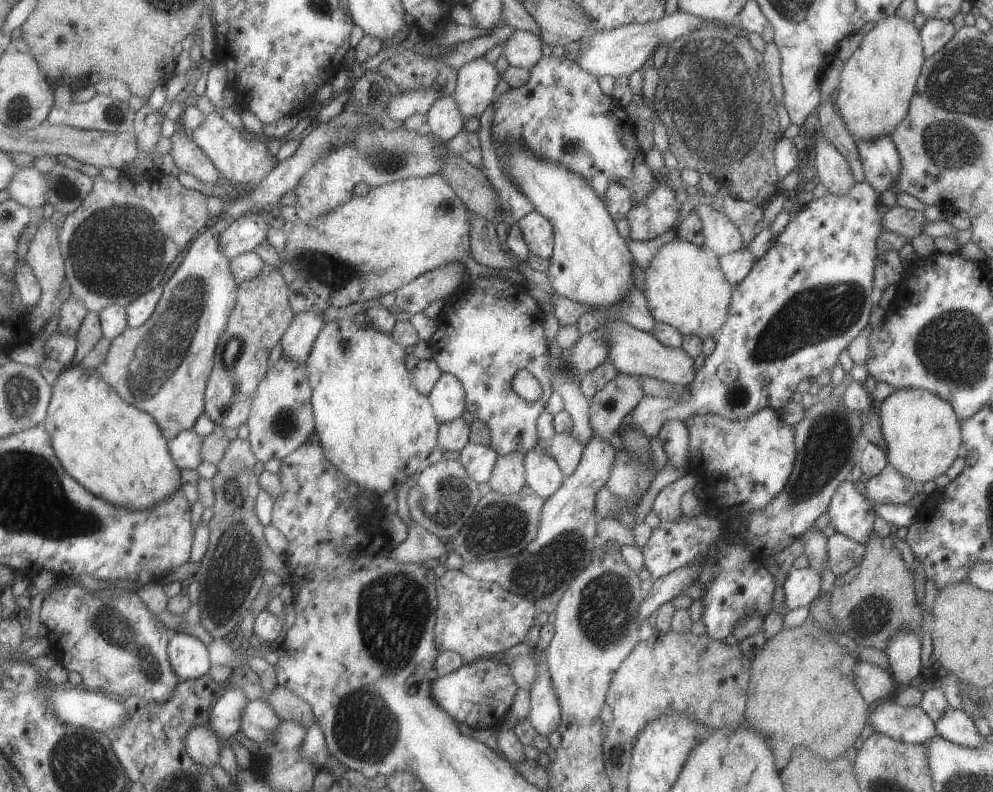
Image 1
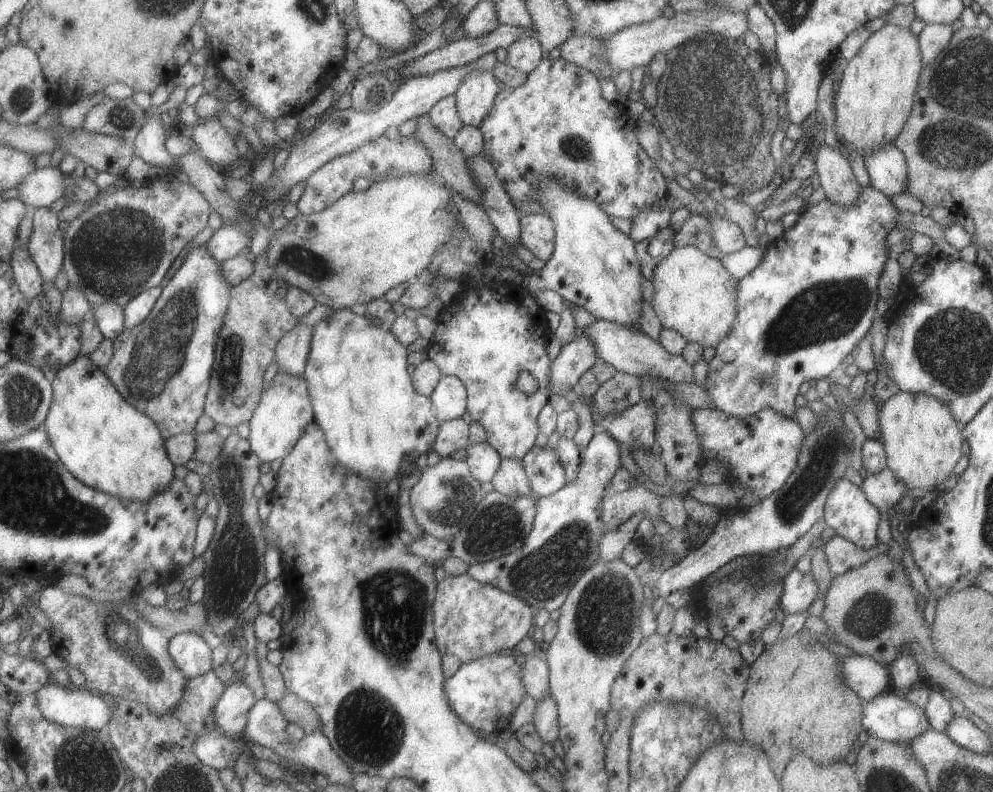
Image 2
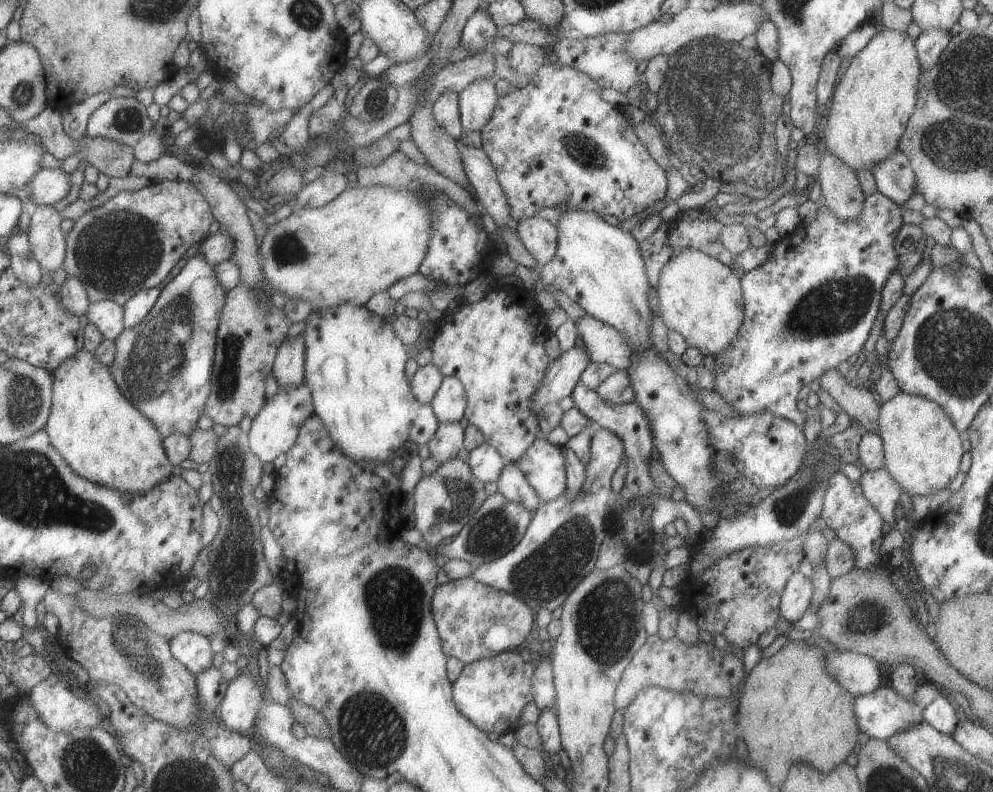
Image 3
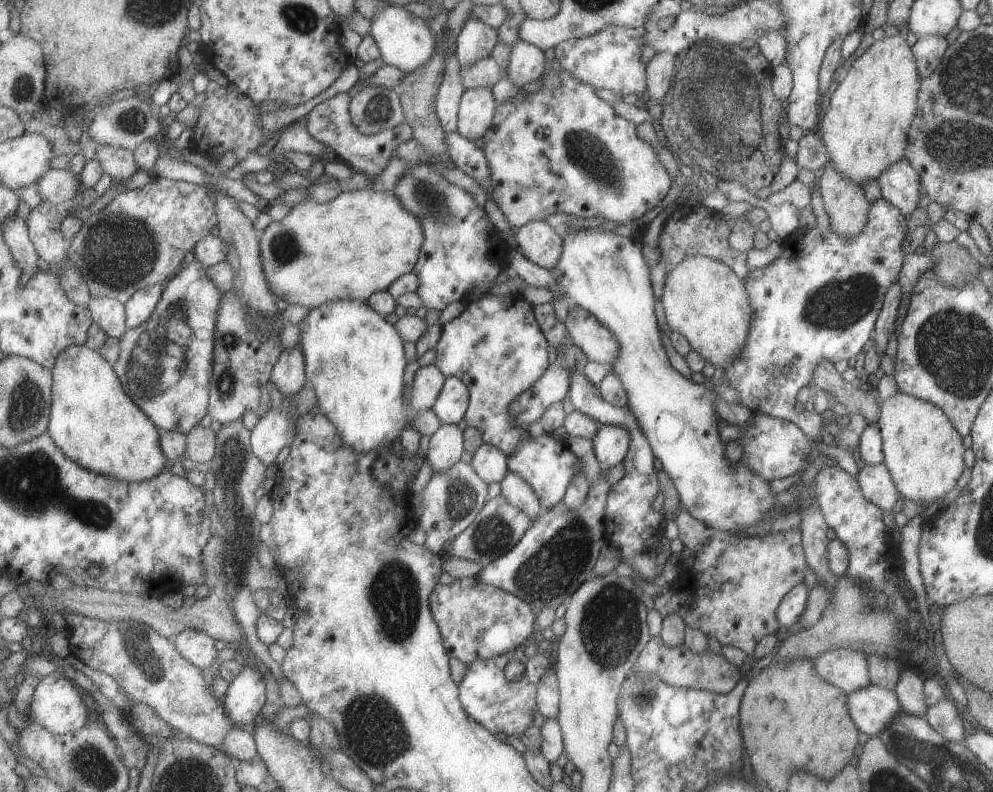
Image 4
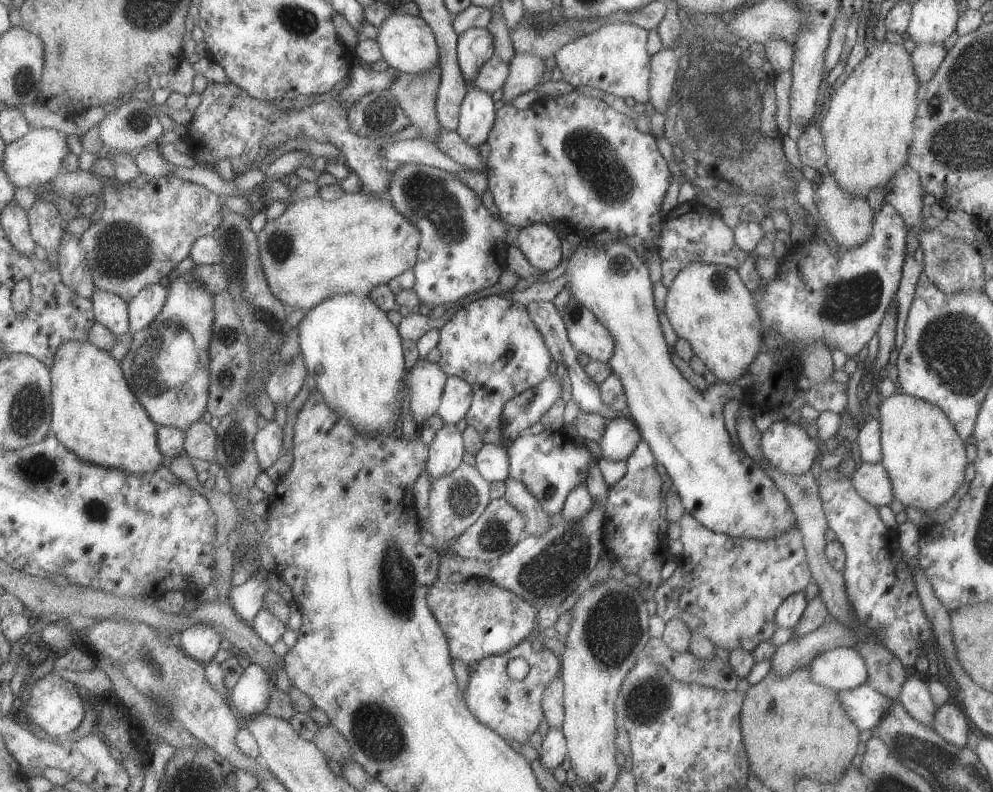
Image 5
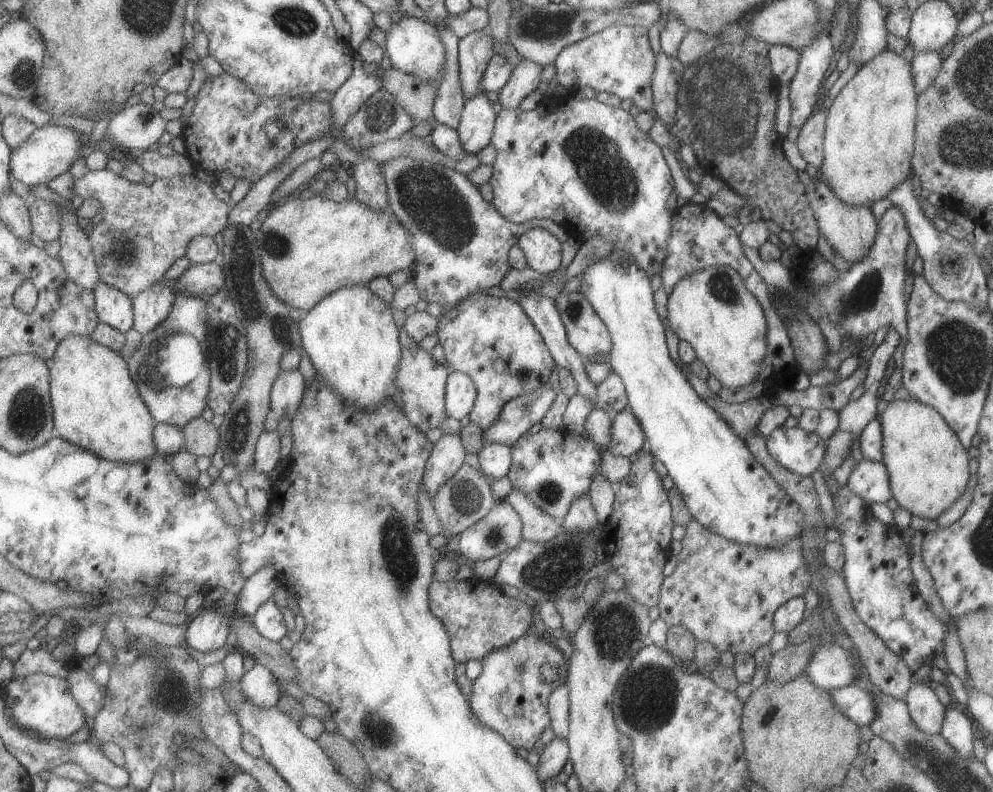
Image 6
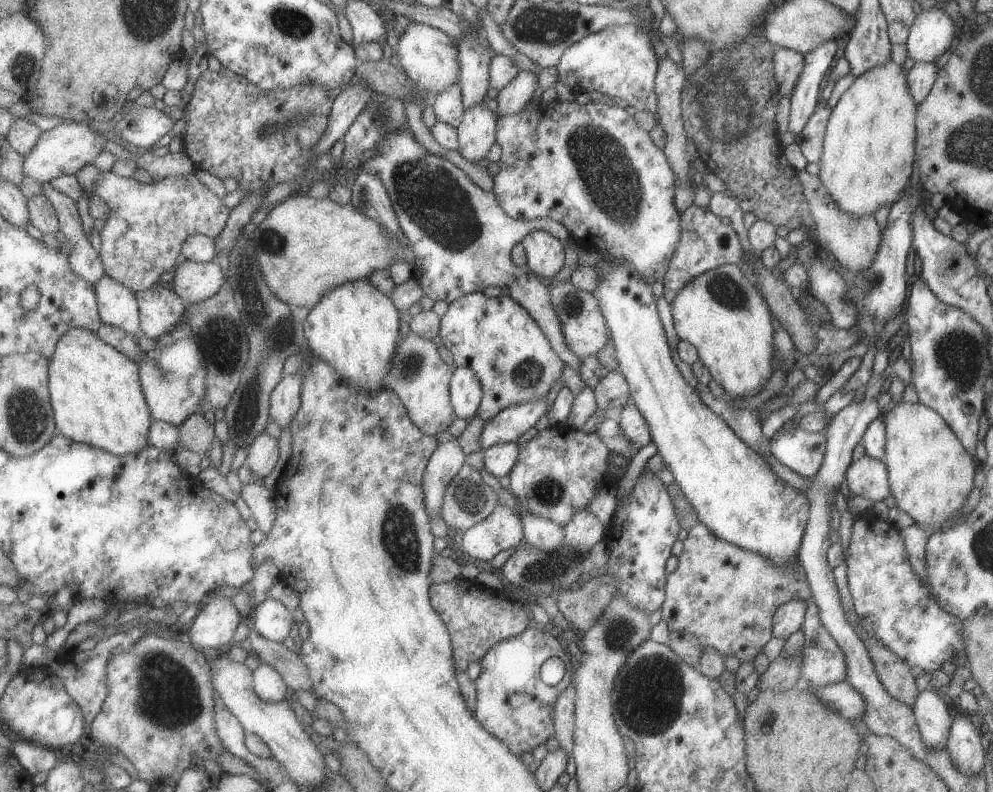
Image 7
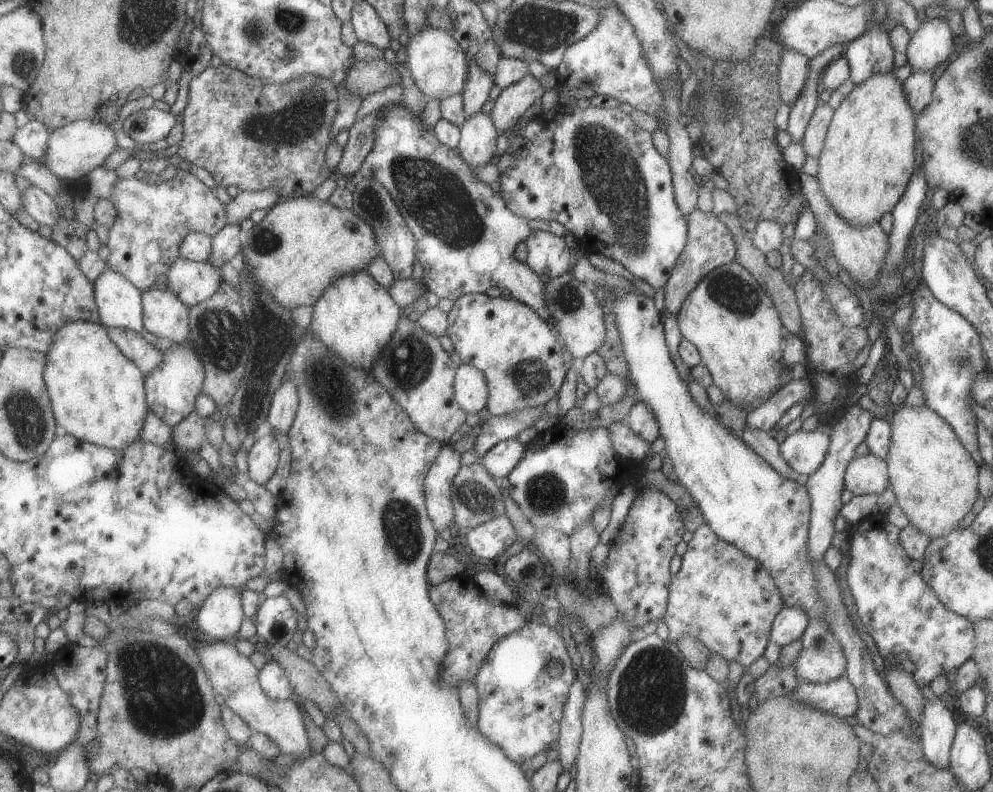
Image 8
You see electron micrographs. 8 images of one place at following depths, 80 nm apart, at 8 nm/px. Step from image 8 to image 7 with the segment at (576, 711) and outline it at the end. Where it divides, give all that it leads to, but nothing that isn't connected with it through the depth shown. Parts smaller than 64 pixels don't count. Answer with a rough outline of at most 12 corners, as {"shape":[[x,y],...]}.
{"shape":[[569,684],[554,702],[554,737],[572,754],[574,686]]}

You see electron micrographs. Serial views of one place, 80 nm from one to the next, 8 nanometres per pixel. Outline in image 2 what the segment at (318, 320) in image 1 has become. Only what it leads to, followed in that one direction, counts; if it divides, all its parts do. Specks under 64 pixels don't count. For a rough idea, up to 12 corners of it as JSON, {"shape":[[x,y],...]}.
{"shape":[[295,326],[279,341],[282,373],[303,377],[314,326]]}

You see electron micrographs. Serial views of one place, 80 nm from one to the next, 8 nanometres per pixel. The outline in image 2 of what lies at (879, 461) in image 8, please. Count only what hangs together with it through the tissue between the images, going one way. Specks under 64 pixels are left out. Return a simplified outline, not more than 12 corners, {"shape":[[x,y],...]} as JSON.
{"shape":[[887,467],[860,489],[880,514],[909,491]]}

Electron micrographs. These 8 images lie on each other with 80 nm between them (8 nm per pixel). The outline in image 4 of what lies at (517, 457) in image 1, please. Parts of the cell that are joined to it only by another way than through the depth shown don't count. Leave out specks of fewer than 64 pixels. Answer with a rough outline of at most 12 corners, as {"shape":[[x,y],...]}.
{"shape":[[516,474],[499,481],[505,500],[527,515],[542,512],[537,495]]}

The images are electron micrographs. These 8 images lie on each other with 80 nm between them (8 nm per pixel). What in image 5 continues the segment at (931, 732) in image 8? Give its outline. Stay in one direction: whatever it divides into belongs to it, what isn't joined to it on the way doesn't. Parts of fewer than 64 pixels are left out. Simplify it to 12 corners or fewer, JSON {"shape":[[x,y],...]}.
{"shape":[[910,671],[897,698],[926,727],[936,704],[926,680]]}

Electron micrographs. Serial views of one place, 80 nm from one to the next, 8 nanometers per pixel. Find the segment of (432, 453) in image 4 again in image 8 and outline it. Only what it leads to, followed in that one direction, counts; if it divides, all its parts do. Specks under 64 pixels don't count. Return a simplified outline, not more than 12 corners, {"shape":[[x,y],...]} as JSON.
{"shape":[[443,444],[424,478],[437,532],[454,523],[450,488],[459,456]]}

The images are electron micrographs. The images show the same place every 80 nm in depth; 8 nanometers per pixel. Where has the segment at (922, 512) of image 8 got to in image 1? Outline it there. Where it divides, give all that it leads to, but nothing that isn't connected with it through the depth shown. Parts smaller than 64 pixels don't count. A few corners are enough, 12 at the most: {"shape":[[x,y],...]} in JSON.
{"shape":[[923,389],[879,406],[886,461],[922,484],[957,458],[960,422]]}

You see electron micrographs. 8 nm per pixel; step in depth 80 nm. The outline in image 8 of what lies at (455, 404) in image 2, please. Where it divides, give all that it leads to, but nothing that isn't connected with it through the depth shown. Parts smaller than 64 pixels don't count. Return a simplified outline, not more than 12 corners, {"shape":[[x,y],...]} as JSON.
{"shape":[[461,363],[454,372],[454,399],[465,414],[486,406],[483,373]]}

